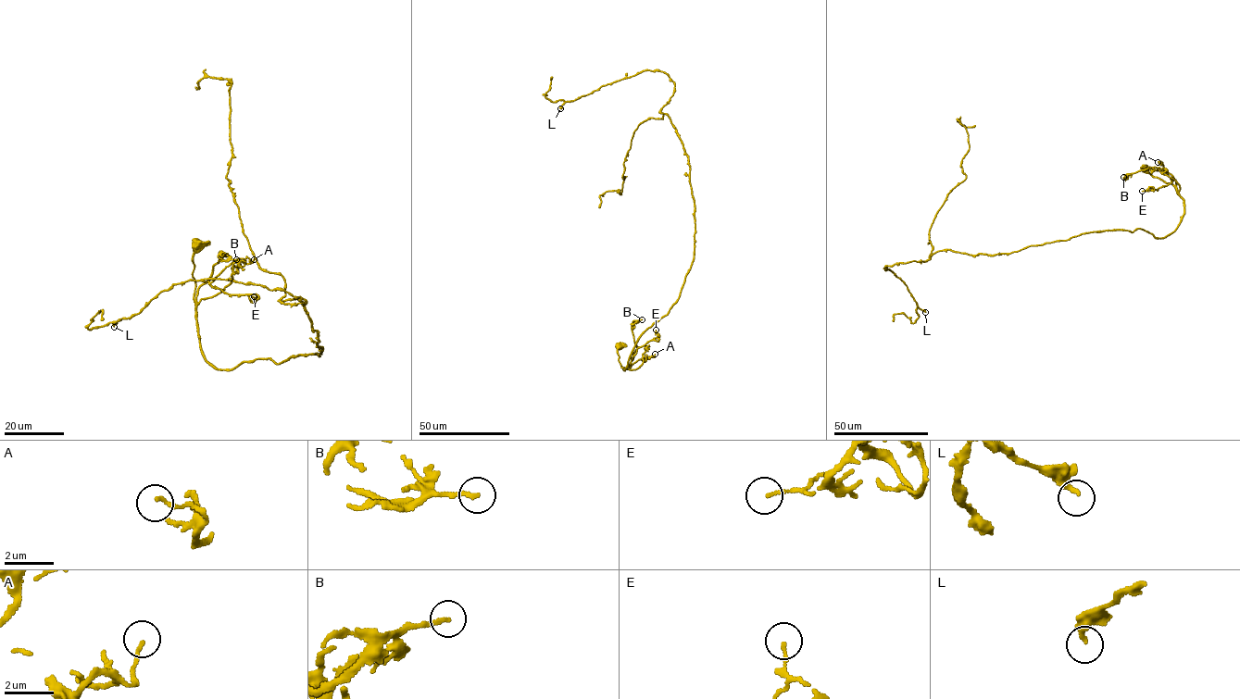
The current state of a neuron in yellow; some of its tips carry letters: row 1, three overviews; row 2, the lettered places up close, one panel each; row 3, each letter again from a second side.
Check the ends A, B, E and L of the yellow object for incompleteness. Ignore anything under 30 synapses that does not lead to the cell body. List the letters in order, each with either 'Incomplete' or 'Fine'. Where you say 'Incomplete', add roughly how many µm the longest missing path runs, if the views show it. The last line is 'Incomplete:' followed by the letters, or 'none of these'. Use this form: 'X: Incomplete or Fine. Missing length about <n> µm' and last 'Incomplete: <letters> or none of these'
A: Fine
B: Fine
E: Fine
L: Fine
Incomplete: none of these

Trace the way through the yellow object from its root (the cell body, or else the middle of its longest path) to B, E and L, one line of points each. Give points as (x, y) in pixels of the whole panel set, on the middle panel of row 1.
B: (618, 346), (620, 363), (627, 368), (637, 348), (631, 324), (642, 319)
E: (618, 346), (621, 368), (628, 368), (638, 348), (659, 336), (656, 330)
L: (618, 346), (624, 370), (677, 301), (694, 257), (688, 156), (660, 112), (674, 82), (643, 70), (560, 108)

